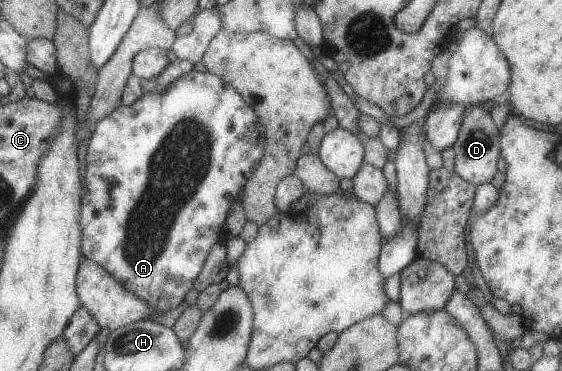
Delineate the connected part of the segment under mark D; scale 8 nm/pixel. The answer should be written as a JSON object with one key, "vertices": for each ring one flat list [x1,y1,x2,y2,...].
{"vertices":[[479,105,466,106,462,114,461,126,452,144,454,154,453,172,474,187,483,183,490,183,495,176,495,163,500,156,499,130,495,128,488,111]]}

